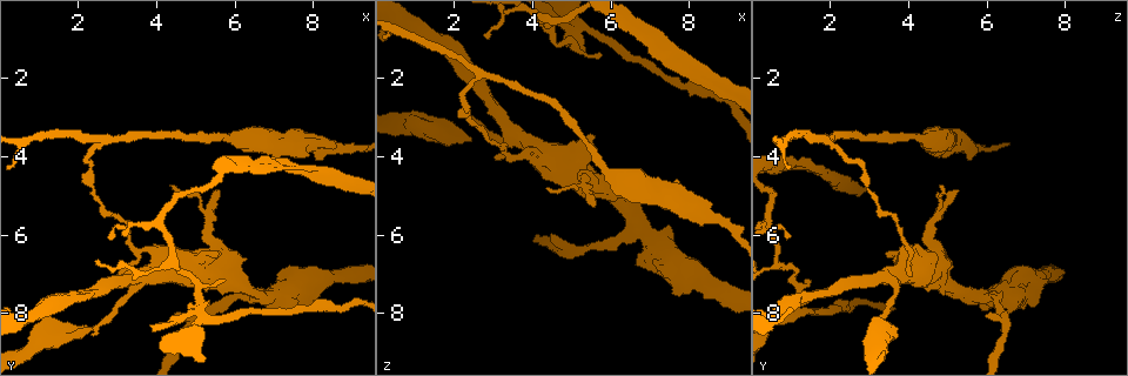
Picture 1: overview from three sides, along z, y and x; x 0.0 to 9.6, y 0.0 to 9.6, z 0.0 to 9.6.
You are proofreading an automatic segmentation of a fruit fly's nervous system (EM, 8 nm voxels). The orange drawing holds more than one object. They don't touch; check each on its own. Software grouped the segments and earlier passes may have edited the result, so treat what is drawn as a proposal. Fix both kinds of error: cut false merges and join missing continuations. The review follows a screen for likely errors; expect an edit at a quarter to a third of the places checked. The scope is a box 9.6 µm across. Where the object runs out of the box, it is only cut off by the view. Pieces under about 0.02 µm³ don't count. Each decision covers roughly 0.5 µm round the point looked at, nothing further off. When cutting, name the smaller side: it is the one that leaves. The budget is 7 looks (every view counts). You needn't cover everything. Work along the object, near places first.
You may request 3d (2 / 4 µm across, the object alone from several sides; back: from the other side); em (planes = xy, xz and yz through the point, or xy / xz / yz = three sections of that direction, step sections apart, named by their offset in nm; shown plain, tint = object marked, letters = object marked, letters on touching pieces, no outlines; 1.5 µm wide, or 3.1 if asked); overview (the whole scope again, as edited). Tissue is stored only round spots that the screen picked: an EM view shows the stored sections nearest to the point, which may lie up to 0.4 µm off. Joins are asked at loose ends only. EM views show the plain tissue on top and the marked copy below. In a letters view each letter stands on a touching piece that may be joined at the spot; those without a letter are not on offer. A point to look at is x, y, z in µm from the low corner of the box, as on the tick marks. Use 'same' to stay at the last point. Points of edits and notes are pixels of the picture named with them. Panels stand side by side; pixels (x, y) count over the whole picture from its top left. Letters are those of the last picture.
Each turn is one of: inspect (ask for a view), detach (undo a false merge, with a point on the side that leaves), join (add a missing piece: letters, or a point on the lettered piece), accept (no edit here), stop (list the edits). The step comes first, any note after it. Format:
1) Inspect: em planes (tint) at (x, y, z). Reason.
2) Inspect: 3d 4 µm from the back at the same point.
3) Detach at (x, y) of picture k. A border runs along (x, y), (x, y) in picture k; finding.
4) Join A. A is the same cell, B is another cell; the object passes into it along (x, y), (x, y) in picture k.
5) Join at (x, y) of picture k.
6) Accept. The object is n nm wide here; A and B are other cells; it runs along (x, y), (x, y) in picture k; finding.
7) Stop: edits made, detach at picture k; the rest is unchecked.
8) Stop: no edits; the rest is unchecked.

Inspect: em planes (letters) at (2.80, 6.10, 0.85). An open end.

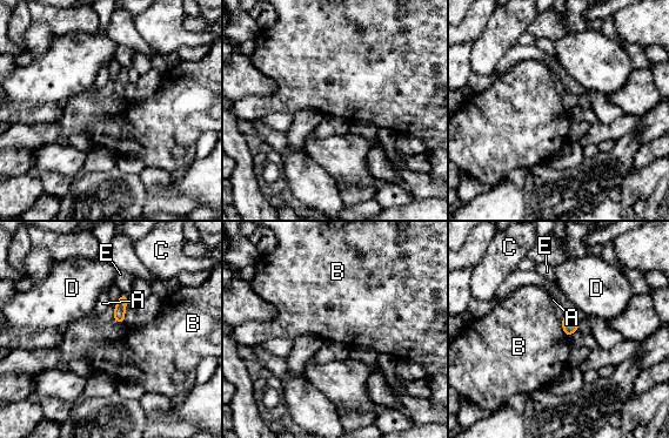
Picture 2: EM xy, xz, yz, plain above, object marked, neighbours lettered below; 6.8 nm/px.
Accept. A, B, C, D and E are other cells; none of them fits.

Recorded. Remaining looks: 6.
Inspect: em xy step 4 (tint) at (3.50, 6.35, 4.00). Sharp bend.

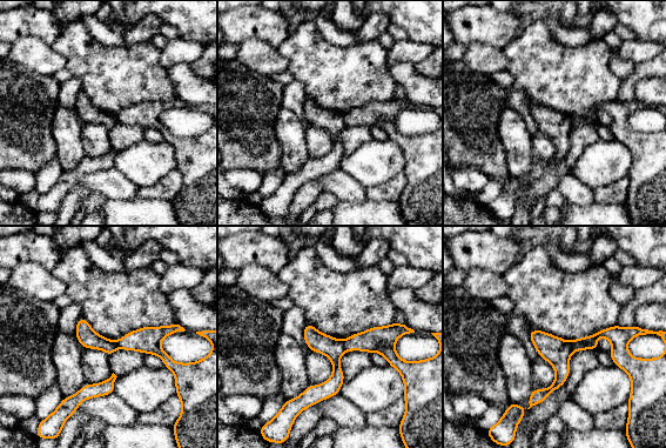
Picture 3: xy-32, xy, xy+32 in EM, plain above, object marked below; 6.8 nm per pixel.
Inspect: em planes (letters) at the same point. Cut it another way.

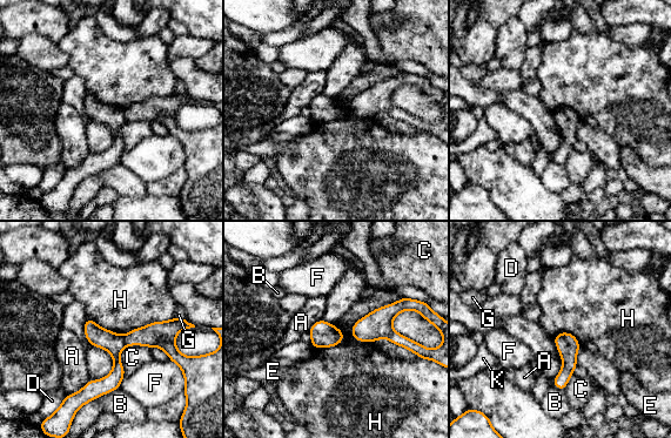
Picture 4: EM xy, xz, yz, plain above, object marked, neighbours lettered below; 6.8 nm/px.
Detach at (114, 343) of picture 4. The object is 140 nm wide here; A, B, C, D, E, F, G, H and K are other cells; a border runs along (122, 336), (127, 344) in picture 4; a second neuron is stuck on.

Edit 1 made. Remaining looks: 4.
Inspect: 3d 2 µm at (4.35, 4.75, 4.90). Thin end.

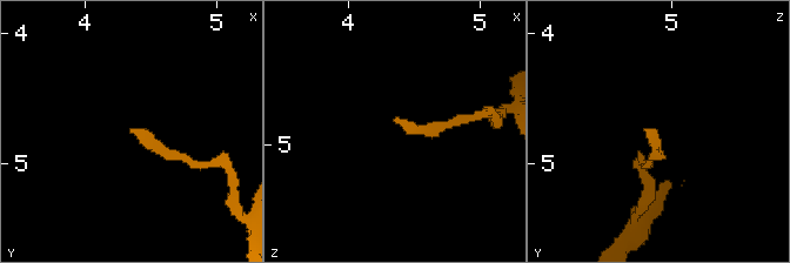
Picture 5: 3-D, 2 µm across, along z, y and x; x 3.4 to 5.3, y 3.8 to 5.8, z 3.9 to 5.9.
Inspect: em planes (letters) at (4.34, 4.72, 4.82). Shape alone is not enough.

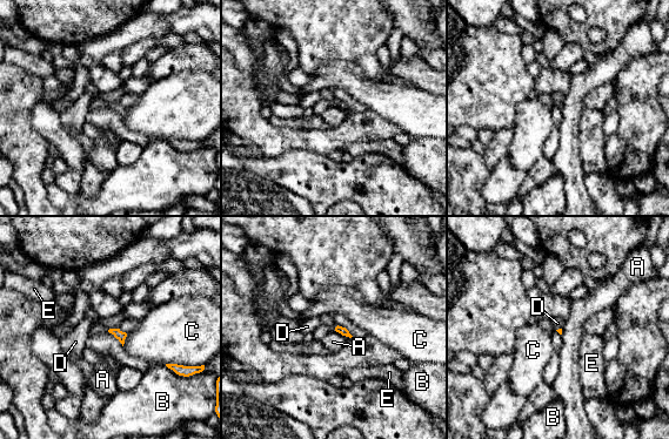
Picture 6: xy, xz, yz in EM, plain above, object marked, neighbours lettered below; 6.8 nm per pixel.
Accept. The longest contact is with C, 120 nm; A, B, C, D and E are other cells; a border runs along (116, 328), (108, 330) in picture 6; none of them fits.

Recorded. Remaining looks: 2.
Stop: edits made, detach at picture 4; the rest is unchecked.

